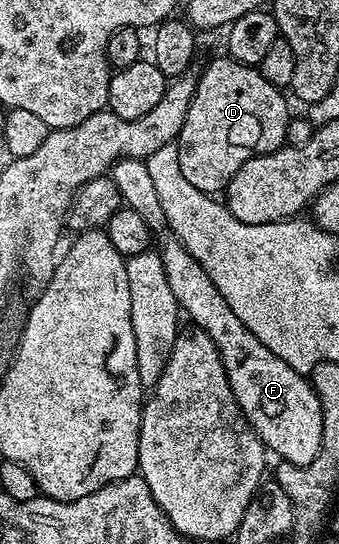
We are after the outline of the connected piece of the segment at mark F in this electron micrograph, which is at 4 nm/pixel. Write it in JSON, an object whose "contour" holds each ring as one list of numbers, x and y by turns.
{"contour":[[159,224,159,228,152,230,151,234,155,241,156,251,162,261,165,276,167,276,167,283,176,298,182,315,184,317,187,315,194,327,209,334,209,338,217,346,217,350,221,354,221,362,225,366,225,374,229,378,229,386,233,390,233,398,242,410,247,423,261,438,264,446,274,455,276,452,280,456,278,458,280,461,289,464,313,462,313,458,317,458,317,450,321,450,323,415,317,394,311,389,310,379,289,362,277,358,277,354,273,354,273,350,269,350,269,346,265,346,261,342,261,338,257,338,257,334,253,334,253,330,249,330,249,326,245,326,245,322,241,322,241,318,237,318,237,314,233,314,229,302,225,302,225,298,221,298,220,292,210,281,205,270,201,268,201,264,170,233,167,224]]}

